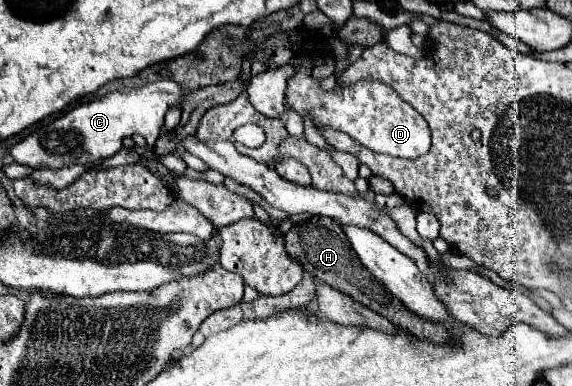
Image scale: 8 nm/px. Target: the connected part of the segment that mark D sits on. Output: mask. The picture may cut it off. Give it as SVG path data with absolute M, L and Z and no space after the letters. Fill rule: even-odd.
M295 67L297 73L287 85L287 105L293 105L301 115L311 113L313 123L333 127L337 131L349 133L359 143L367 143L369 149L379 153L389 153L395 157L421 157L429 151L431 135L423 117L391 87L377 81L361 81L357 85L333 91L321 91L319 83L309 79L309 69Z

